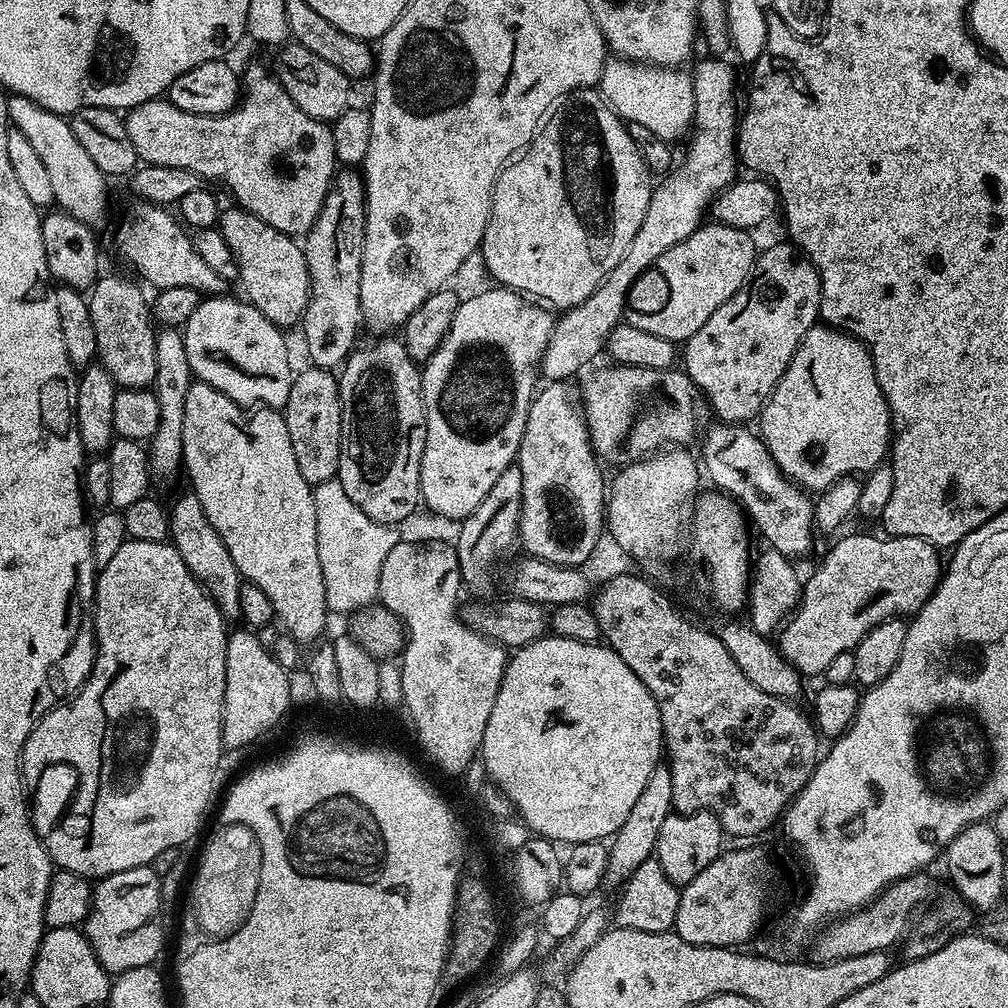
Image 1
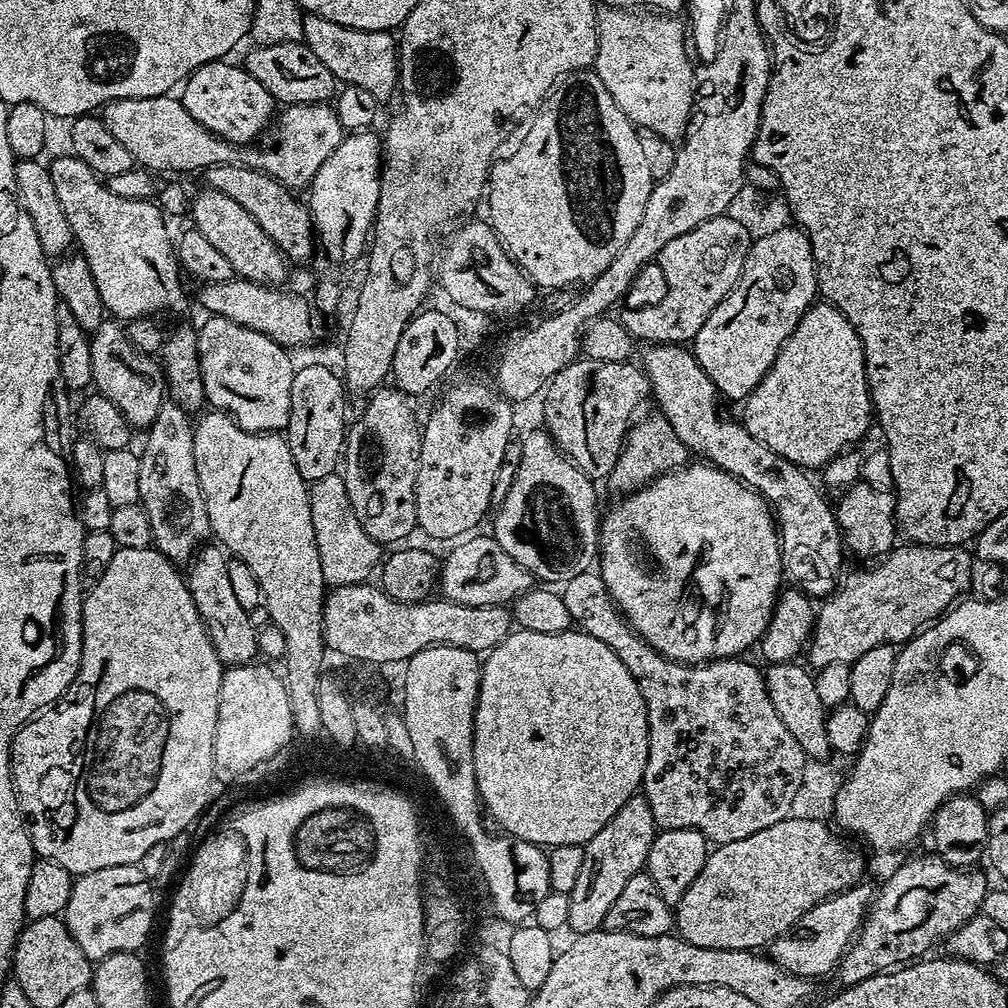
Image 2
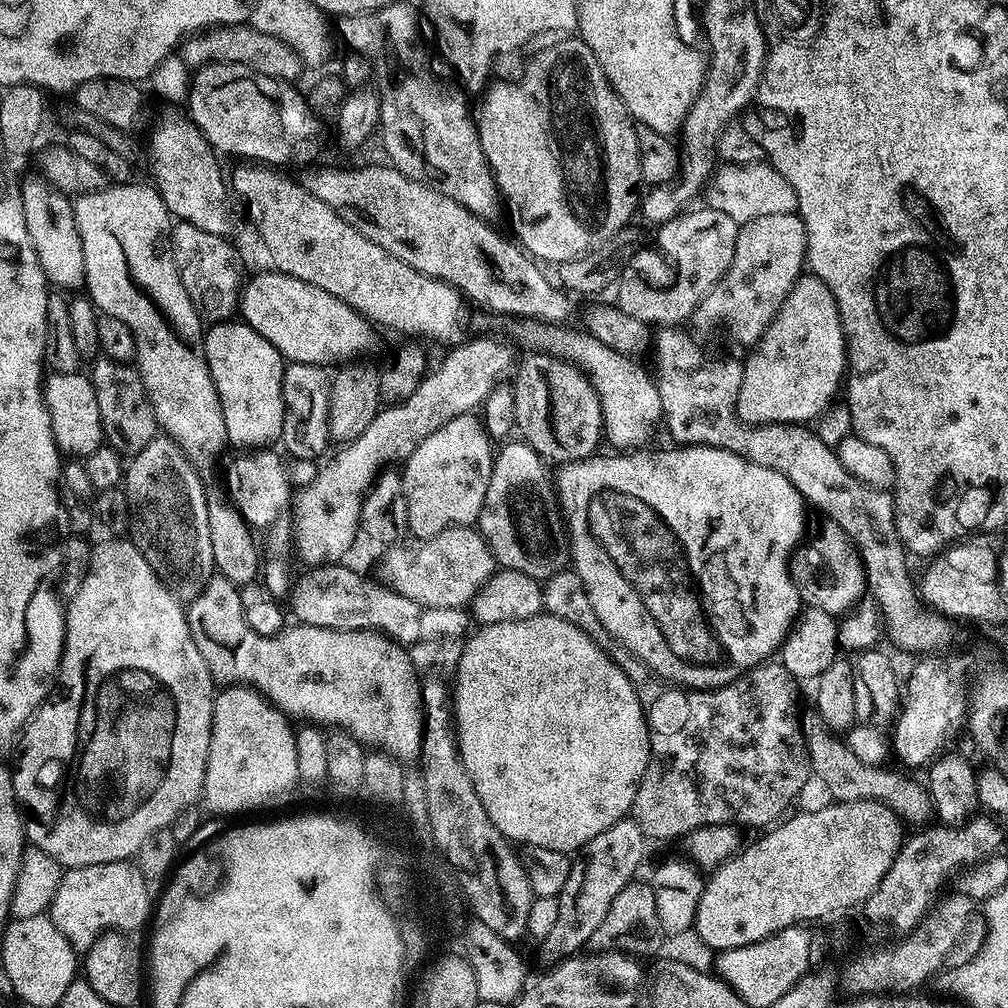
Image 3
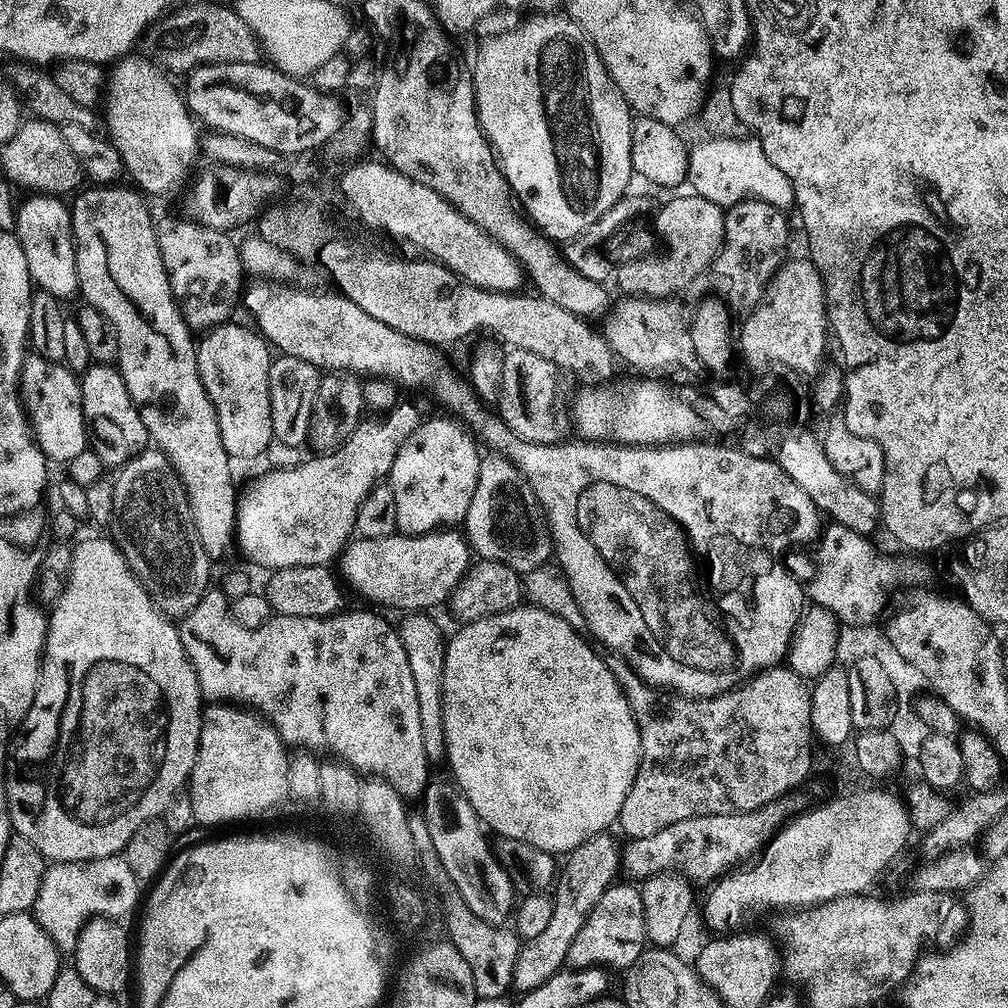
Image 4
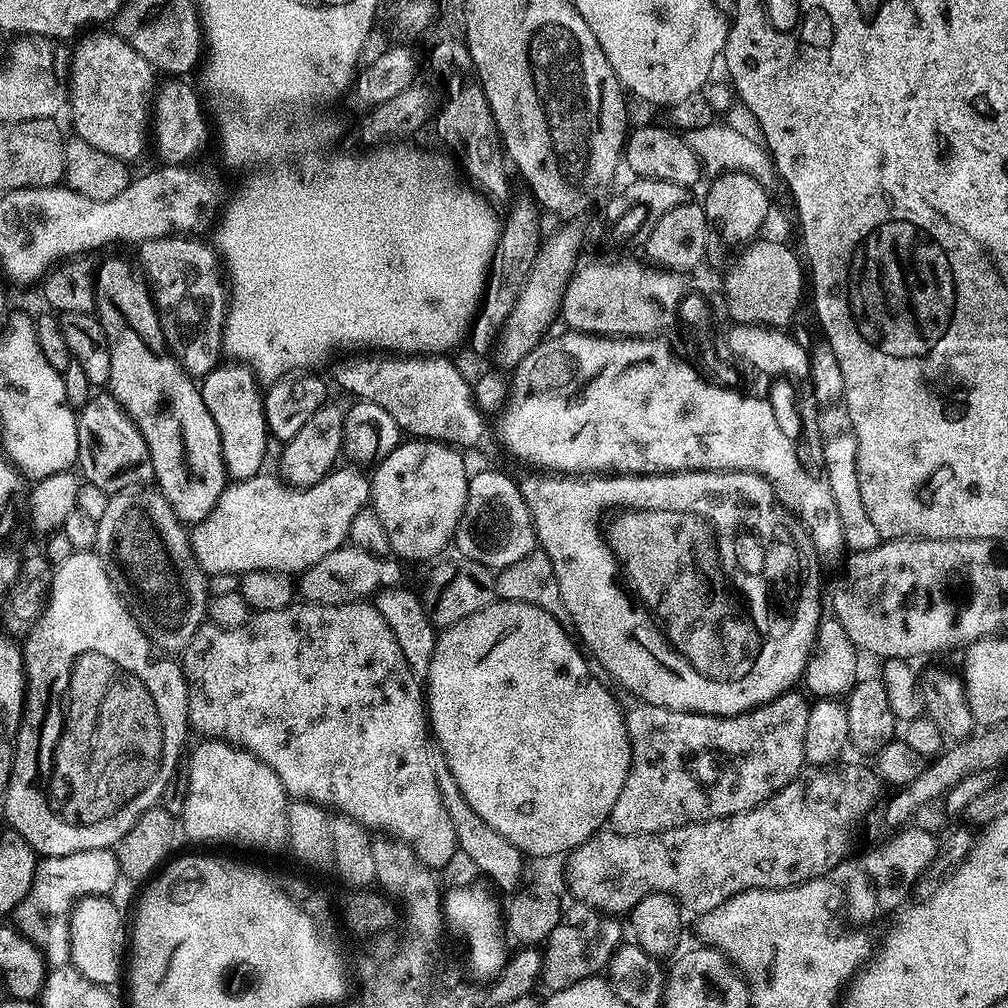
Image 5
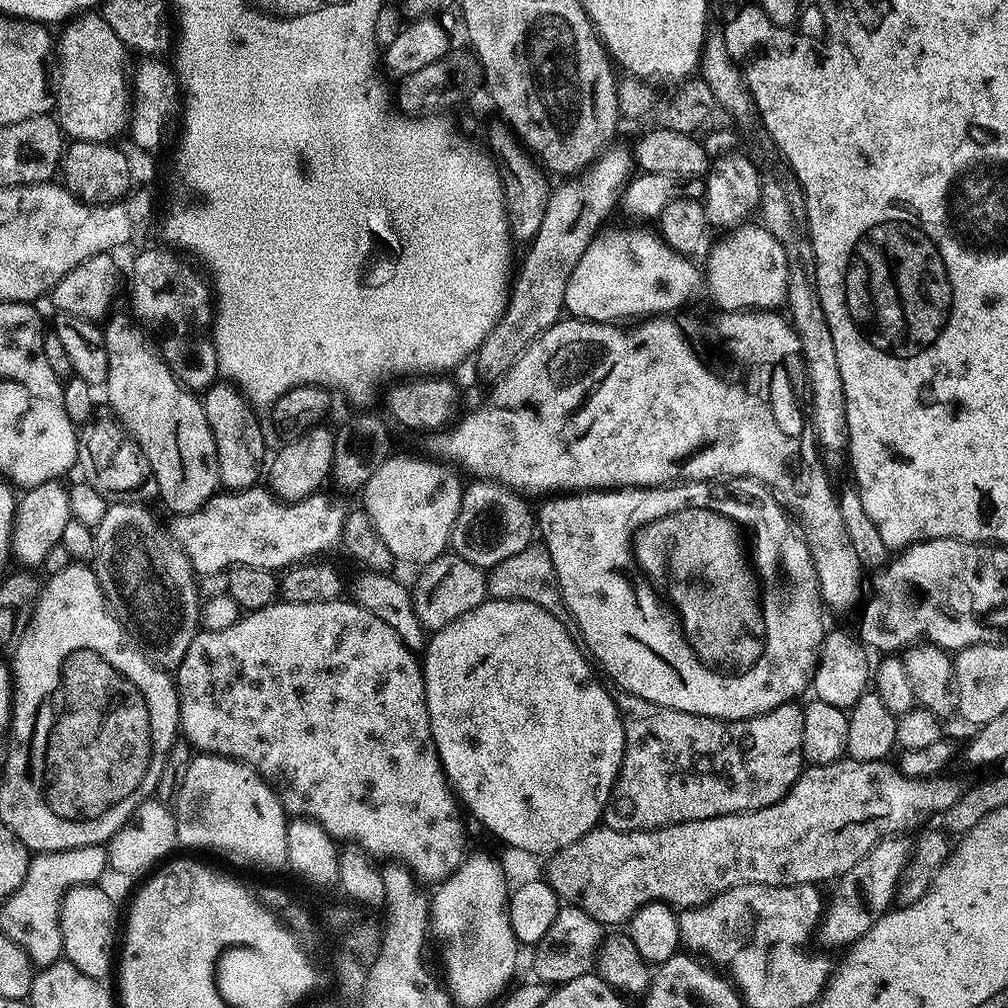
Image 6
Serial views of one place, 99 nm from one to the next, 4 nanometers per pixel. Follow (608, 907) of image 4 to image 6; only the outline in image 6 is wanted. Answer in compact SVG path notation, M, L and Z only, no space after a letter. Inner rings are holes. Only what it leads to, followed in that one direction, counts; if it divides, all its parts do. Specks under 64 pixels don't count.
M561 906L558 918L550 925L550 930L534 945L532 972L537 981L549 986L559 986L574 978L582 978L593 971L602 942L602 925L590 918L581 908Z

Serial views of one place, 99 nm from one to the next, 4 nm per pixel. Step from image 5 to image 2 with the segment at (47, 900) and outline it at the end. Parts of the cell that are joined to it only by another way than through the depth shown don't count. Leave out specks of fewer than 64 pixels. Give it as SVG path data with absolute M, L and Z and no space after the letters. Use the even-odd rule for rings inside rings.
M139 863L108 864L105 868L96 868L93 872L84 872L71 881L68 890L68 901L64 906L62 919L70 934L78 942L88 959L95 962L101 955L114 946L117 952L139 953L140 947L148 940L152 932L152 919L156 916L156 900L152 897L153 881L145 874Z

